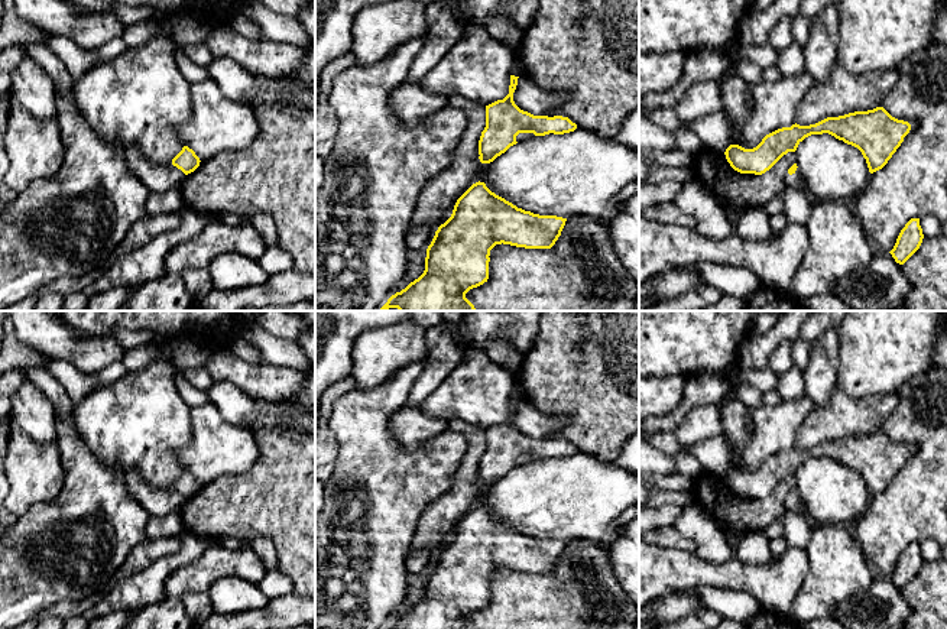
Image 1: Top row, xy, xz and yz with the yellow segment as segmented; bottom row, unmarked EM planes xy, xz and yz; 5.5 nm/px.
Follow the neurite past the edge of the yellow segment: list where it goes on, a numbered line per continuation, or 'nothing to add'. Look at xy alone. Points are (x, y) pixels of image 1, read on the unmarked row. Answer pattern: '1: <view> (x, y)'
nothing to add

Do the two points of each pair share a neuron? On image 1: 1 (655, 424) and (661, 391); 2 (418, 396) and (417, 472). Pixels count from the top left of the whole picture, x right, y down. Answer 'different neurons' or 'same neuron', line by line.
1: different neurons
2: different neurons

